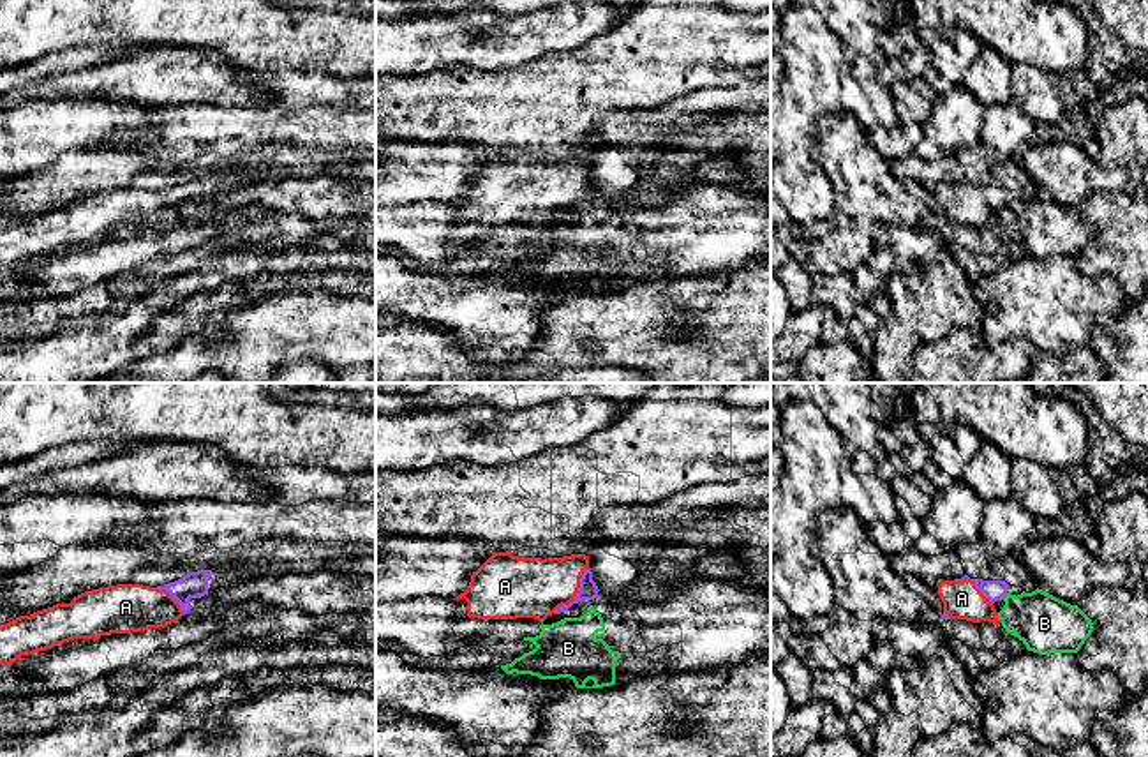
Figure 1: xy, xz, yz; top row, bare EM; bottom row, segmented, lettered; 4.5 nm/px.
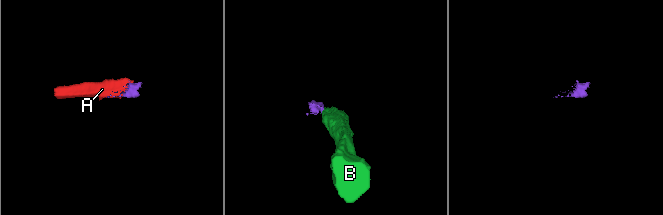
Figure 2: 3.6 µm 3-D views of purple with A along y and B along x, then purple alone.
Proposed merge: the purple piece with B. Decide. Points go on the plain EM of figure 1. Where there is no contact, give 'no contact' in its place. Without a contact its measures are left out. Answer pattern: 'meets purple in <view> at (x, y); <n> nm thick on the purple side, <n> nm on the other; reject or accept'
meets purple in yz at (1004, 202); 100 nm thick on the purple side, 260 nm on the other; reject

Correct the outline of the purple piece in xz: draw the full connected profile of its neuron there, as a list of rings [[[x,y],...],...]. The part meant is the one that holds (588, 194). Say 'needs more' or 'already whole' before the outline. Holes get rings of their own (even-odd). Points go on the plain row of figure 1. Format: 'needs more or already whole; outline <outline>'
needs more; outline [[[510,155],[492,161],[471,180],[471,187],[457,203],[458,224],[517,224],[534,222],[543,228],[548,221],[568,215],[573,208],[598,203],[589,161],[571,159],[563,162],[518,162]]]

